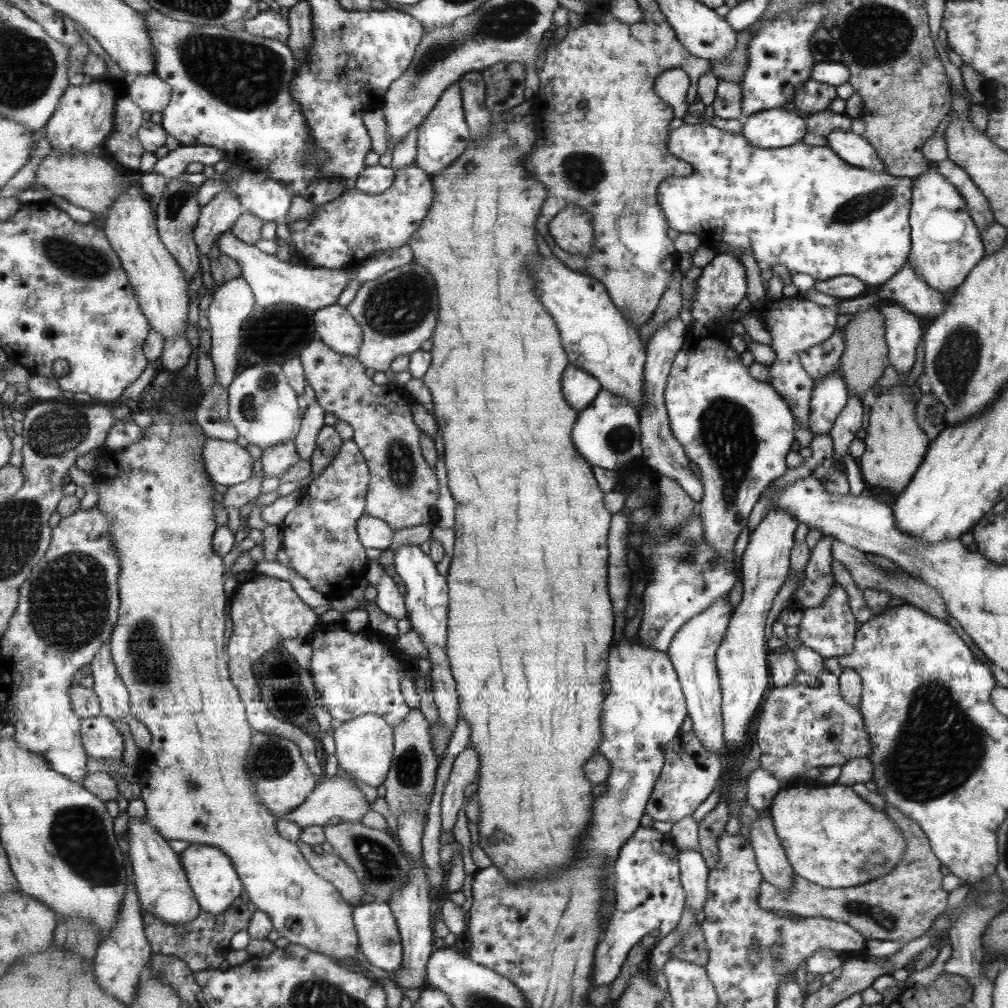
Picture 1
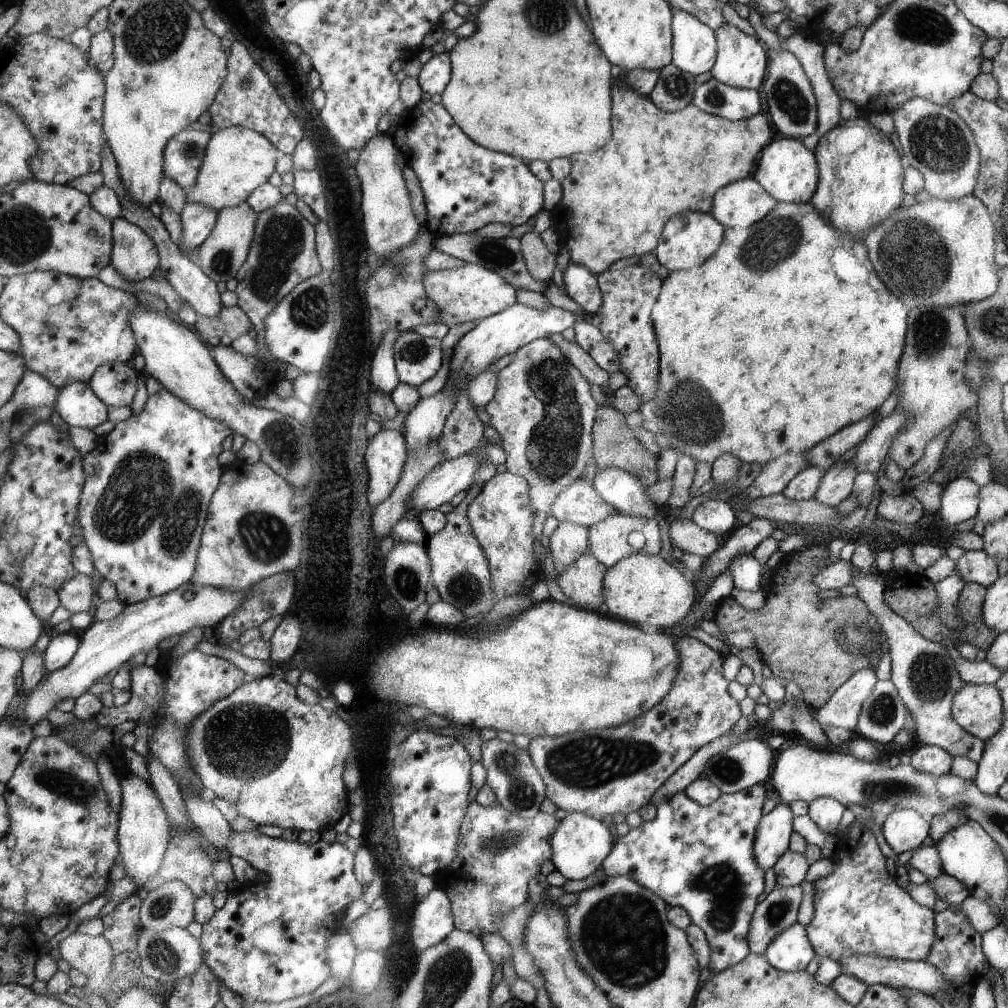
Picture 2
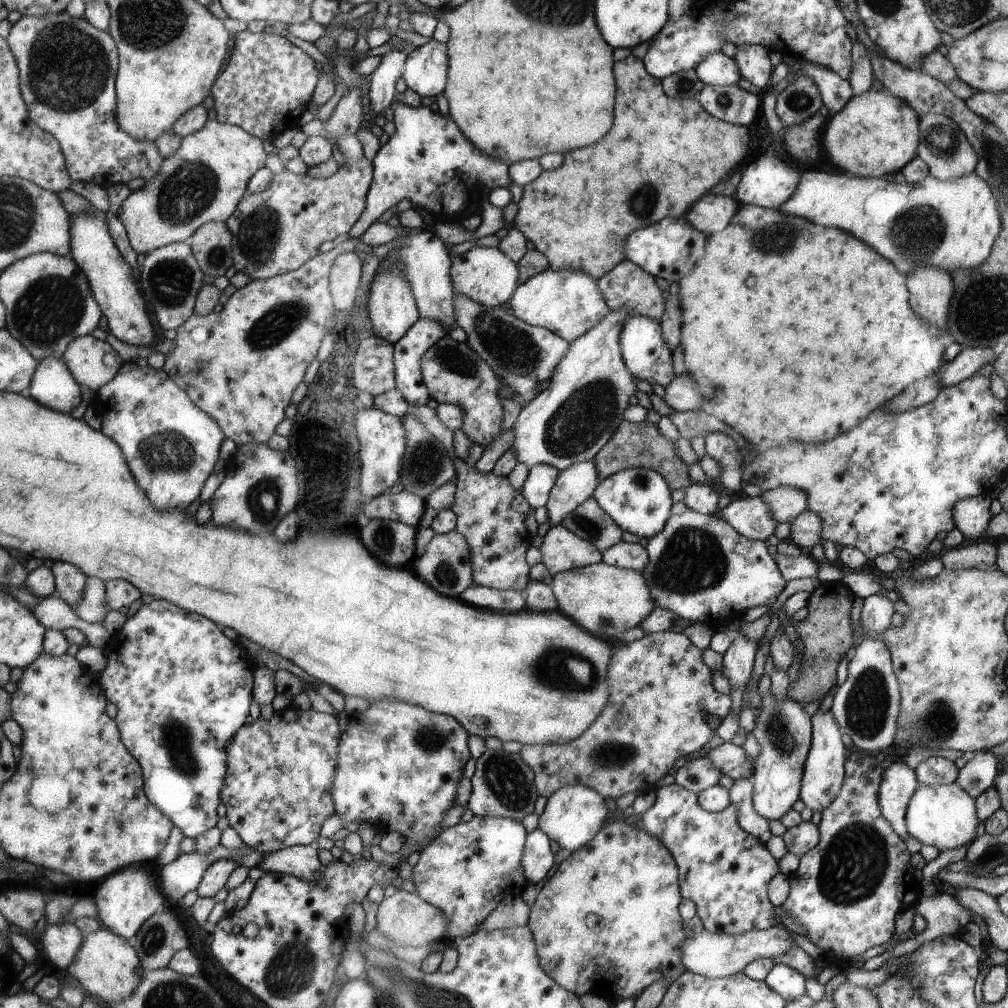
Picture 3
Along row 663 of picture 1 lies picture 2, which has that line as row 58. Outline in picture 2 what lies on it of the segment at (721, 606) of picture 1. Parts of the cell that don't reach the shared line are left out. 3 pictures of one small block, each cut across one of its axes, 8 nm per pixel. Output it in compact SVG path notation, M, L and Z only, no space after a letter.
M672 4L670 6L673 8L673 64L676 68L684 70L693 75L702 74L703 72L708 72L714 66L717 52L718 44L715 36L715 31L710 28L710 26L700 22L696 16L692 16L690 12L686 10L678 10L674 8Z

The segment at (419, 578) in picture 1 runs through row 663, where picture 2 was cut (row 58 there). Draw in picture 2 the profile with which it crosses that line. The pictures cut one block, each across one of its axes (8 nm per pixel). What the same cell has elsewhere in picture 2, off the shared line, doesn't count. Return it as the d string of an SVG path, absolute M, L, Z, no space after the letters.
M449 53L435 54L423 64L418 82L420 88L428 94L441 94L452 78L452 61Z

